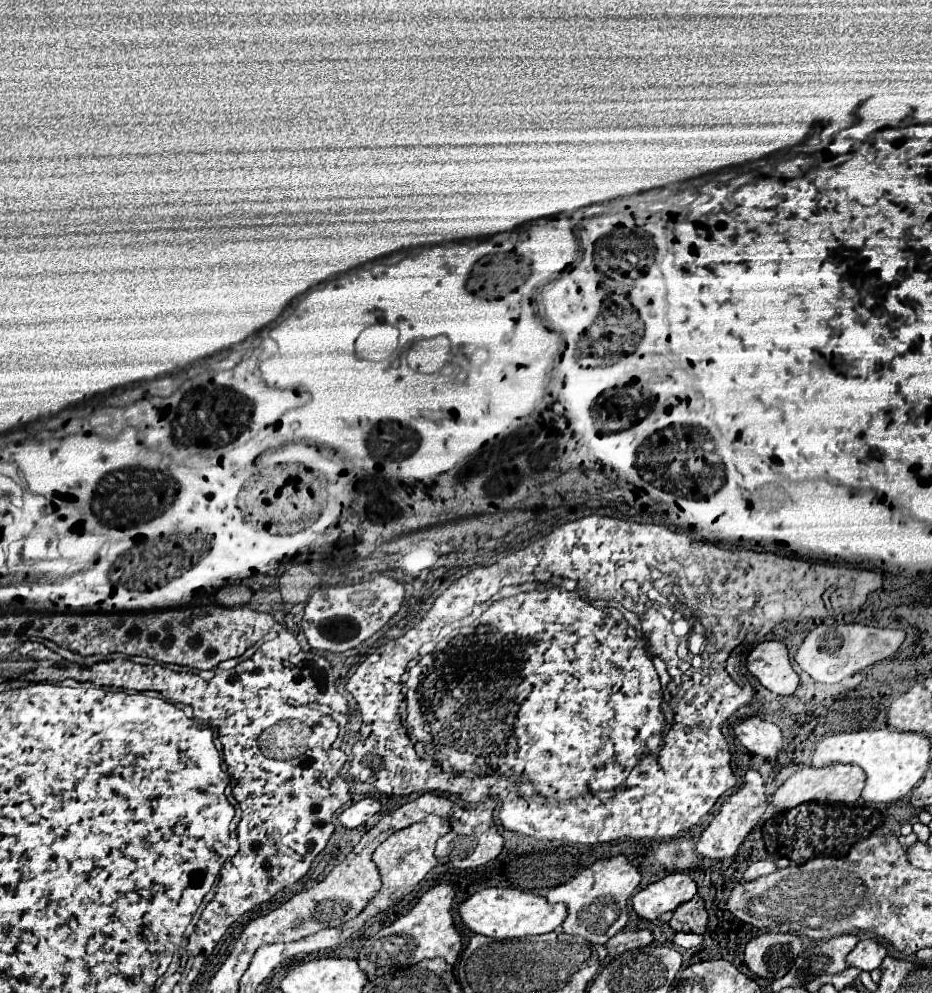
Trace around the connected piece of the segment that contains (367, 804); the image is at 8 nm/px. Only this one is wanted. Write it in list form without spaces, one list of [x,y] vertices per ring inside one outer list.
[[[364,798],[356,804],[352,804],[350,808],[346,808],[338,818],[346,828],[356,828],[360,824],[364,824],[370,816],[374,816],[376,812],[380,812],[380,802],[374,798]]]

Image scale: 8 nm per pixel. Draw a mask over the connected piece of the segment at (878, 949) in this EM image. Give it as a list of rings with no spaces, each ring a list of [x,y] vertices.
[[[862,938],[858,942],[858,946],[848,954],[848,964],[854,966],[854,968],[872,972],[872,970],[880,968],[880,964],[886,958],[886,954],[888,954],[886,946],[882,946],[874,938]]]

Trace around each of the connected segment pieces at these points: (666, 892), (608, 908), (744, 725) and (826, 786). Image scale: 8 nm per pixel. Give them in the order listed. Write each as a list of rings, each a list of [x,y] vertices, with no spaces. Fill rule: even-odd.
[[[668,874],[642,888],[632,898],[632,908],[640,918],[656,920],[664,912],[674,912],[682,902],[696,896],[696,882],[688,874]]]
[[[612,856],[596,860],[592,866],[582,870],[576,878],[556,888],[550,888],[546,898],[554,902],[564,902],[568,906],[568,918],[562,924],[566,934],[582,936],[590,944],[606,944],[616,932],[620,932],[628,922],[628,900],[636,894],[642,876],[636,866],[628,862],[626,856]]]
[[[758,716],[734,724],[734,734],[750,754],[774,758],[780,752],[780,744],[782,744],[780,728],[776,726],[776,746],[772,746],[772,722],[762,720]]]
[[[832,764],[826,768],[804,768],[796,774],[792,774],[780,788],[778,792],[772,796],[772,804],[776,806],[778,812],[794,808],[802,802],[818,802],[818,804],[834,804],[834,802],[842,802],[842,804],[854,804],[864,788],[862,780],[862,768],[856,764]]]

